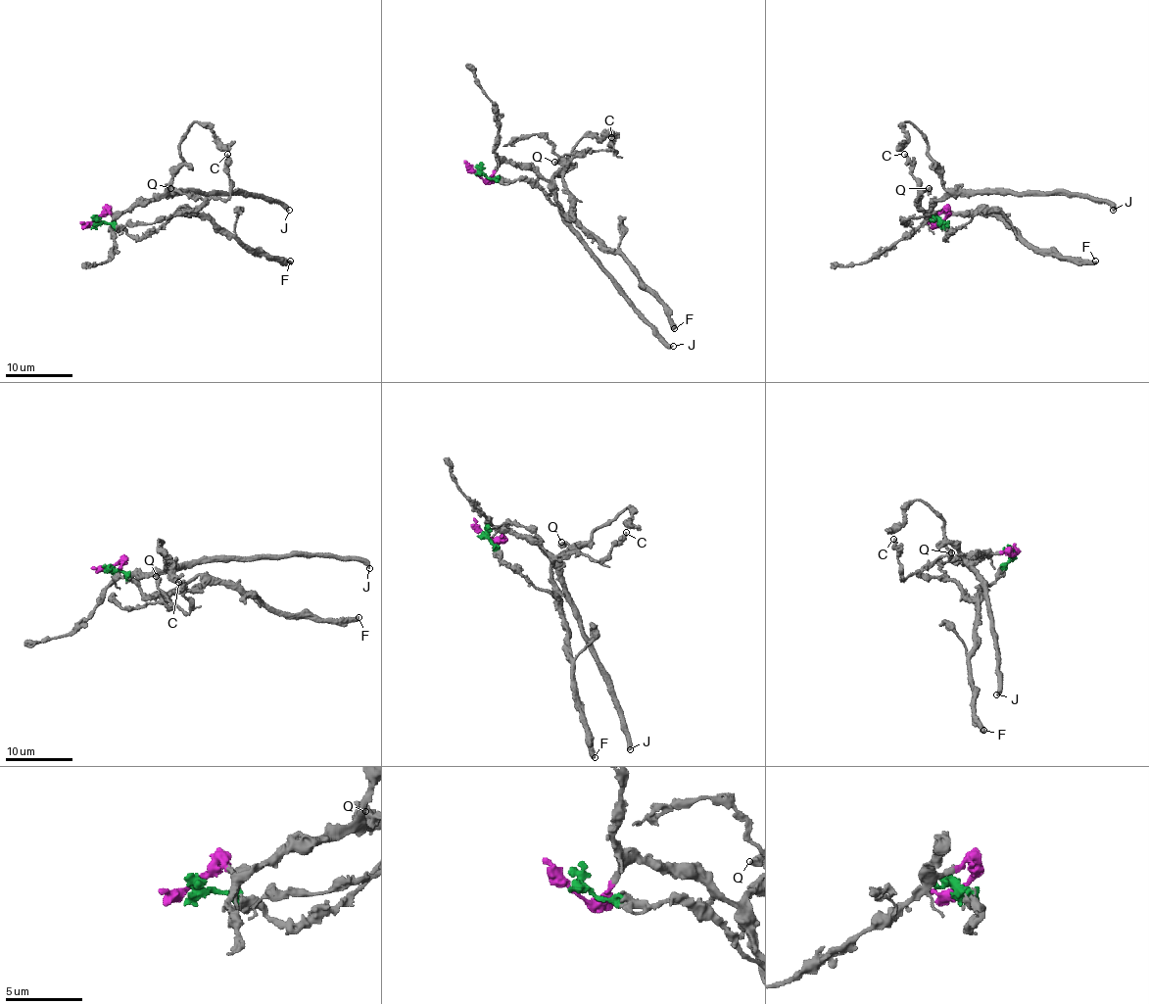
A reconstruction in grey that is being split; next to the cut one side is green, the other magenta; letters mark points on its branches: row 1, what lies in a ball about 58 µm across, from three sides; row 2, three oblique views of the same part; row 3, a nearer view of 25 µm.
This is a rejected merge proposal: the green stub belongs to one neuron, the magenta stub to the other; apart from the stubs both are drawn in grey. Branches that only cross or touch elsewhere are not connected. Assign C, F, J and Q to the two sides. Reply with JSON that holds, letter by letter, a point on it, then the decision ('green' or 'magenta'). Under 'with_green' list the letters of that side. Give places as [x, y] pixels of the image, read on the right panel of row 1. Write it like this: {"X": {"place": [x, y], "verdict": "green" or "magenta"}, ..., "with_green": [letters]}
{"C": {"place": [904, 154], "verdict": "green"}, "F": {"place": [1095, 261], "verdict": "green"}, "J": {"place": [1113, 210], "verdict": "magenta"}, "Q": {"place": [929, 188], "verdict": "green"}, "with_green": ["C", "F", "Q"]}

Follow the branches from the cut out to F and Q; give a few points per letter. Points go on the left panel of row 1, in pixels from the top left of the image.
F: (94, 221), (116, 222), (129, 234), (146, 238), (179, 208), (190, 208), (245, 246), (291, 262)
Q: (94, 221), (116, 222), (129, 234), (146, 238), (183, 206), (186, 213), (179, 213), (203, 203), (169, 187)

